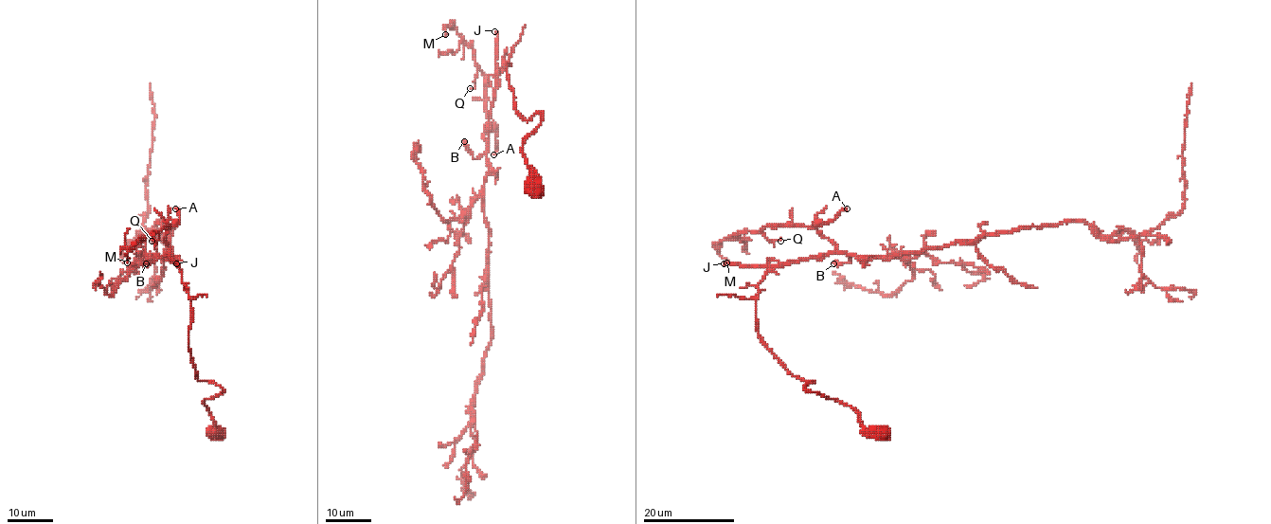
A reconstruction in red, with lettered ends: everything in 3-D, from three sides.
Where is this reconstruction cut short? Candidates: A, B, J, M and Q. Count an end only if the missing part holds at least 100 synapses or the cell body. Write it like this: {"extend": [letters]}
{"extend": ["J"]}

